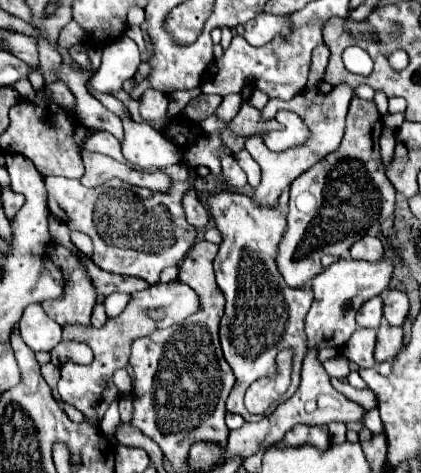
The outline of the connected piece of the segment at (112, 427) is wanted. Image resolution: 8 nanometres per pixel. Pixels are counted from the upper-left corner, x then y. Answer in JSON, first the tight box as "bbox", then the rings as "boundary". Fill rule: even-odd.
{"bbox":[100,404,120,436],"boundary":[[[112,404],[112,406],[106,410],[106,414],[104,414],[102,422],[100,422],[100,430],[102,430],[102,434],[106,434],[106,436],[114,436],[118,424],[120,424],[118,404]]]}

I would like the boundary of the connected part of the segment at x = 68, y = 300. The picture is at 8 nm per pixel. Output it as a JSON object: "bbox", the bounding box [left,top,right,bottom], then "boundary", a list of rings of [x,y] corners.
{"bbox":[42,244,96,326],"boundary":[[[52,244],[50,248],[52,254],[48,254],[46,258],[50,258],[60,270],[62,270],[62,276],[64,276],[64,294],[56,300],[46,300],[42,302],[42,308],[48,312],[48,316],[52,316],[58,324],[82,324],[82,326],[90,326],[90,314],[92,314],[92,308],[96,304],[96,290],[92,286],[92,280],[86,272],[86,266],[82,264],[80,260],[80,252],[78,250],[68,250],[64,246],[58,246],[58,244]]]}

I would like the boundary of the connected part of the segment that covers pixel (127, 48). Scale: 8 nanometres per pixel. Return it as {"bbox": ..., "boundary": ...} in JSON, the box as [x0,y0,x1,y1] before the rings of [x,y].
{"bbox":[90,36,140,92],"boundary":[[[120,36],[104,48],[102,64],[98,72],[90,78],[98,92],[120,90],[122,82],[132,78],[140,66],[140,50],[134,40]]]}

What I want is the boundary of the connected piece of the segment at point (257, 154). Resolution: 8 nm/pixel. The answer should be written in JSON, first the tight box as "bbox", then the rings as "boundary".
{"bbox":[246,84,354,206],"boundary":[[[338,84],[334,86],[328,94],[320,94],[320,92],[312,92],[312,90],[304,90],[304,94],[296,94],[292,100],[282,102],[282,100],[268,100],[268,104],[262,108],[262,116],[264,118],[274,118],[278,110],[290,110],[296,112],[308,126],[310,136],[306,140],[306,144],[284,150],[284,152],[272,152],[264,146],[260,136],[250,136],[246,140],[246,150],[250,152],[250,156],[260,164],[262,168],[262,182],[260,186],[254,190],[254,202],[260,206],[274,206],[282,194],[282,188],[290,186],[294,182],[294,178],[298,178],[302,172],[306,172],[310,166],[314,166],[316,162],[320,162],[328,152],[334,152],[344,136],[344,122],[346,122],[346,112],[350,106],[350,100],[354,96],[354,90],[348,84]]]}

